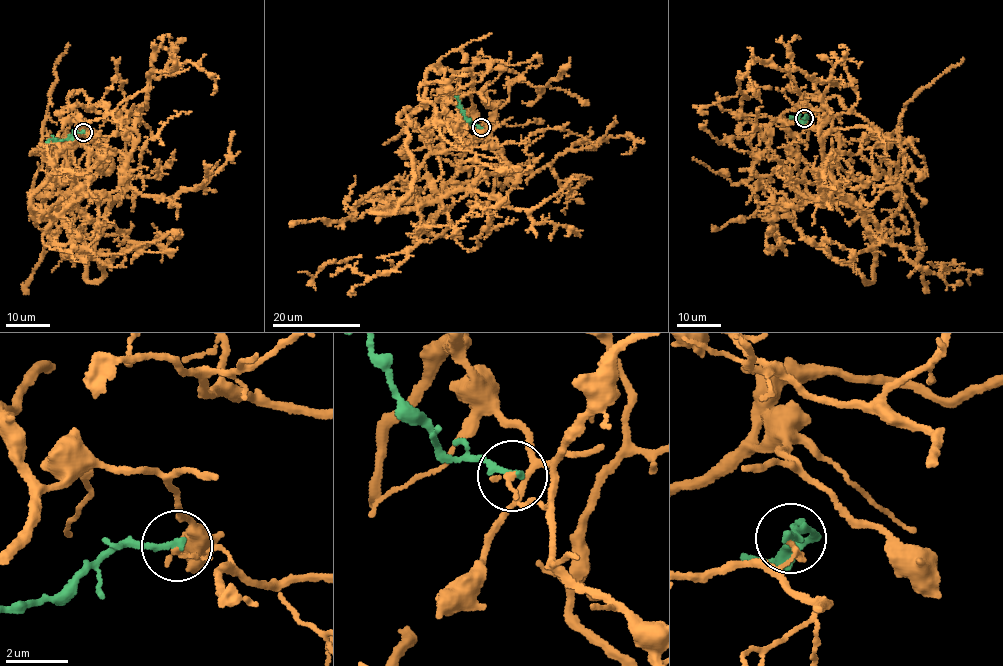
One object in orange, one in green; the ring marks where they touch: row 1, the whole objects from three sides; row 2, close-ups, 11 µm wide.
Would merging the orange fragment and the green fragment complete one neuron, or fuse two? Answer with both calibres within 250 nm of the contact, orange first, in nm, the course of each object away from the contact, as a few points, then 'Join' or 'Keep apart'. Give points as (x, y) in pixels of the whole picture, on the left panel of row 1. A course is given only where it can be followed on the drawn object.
Thickness 140 nm (orange) against 240 nm. Course of orange: (83, 132), (137, 145), (78, 144), (62, 108), (33, 206), (55, 219), (97, 161). Course of green: (83, 132), (75, 131), (66, 139), (46, 141). Keep apart

